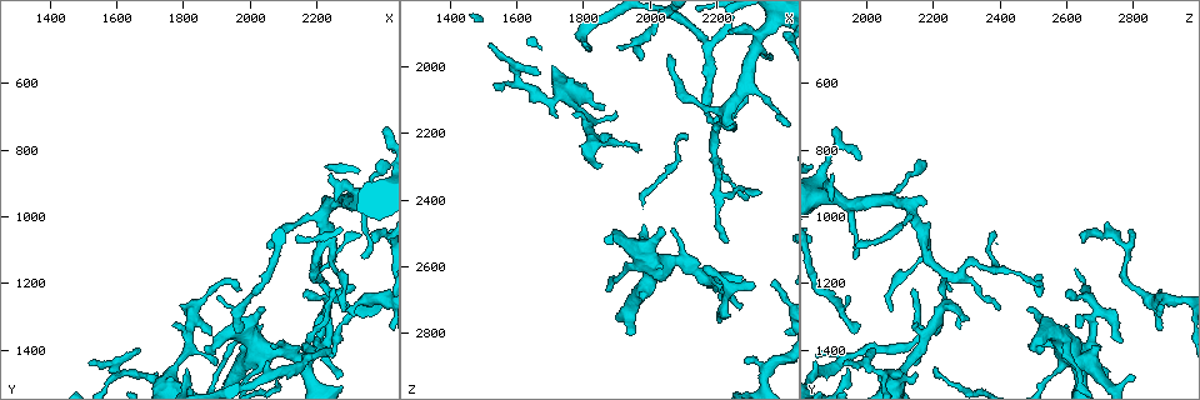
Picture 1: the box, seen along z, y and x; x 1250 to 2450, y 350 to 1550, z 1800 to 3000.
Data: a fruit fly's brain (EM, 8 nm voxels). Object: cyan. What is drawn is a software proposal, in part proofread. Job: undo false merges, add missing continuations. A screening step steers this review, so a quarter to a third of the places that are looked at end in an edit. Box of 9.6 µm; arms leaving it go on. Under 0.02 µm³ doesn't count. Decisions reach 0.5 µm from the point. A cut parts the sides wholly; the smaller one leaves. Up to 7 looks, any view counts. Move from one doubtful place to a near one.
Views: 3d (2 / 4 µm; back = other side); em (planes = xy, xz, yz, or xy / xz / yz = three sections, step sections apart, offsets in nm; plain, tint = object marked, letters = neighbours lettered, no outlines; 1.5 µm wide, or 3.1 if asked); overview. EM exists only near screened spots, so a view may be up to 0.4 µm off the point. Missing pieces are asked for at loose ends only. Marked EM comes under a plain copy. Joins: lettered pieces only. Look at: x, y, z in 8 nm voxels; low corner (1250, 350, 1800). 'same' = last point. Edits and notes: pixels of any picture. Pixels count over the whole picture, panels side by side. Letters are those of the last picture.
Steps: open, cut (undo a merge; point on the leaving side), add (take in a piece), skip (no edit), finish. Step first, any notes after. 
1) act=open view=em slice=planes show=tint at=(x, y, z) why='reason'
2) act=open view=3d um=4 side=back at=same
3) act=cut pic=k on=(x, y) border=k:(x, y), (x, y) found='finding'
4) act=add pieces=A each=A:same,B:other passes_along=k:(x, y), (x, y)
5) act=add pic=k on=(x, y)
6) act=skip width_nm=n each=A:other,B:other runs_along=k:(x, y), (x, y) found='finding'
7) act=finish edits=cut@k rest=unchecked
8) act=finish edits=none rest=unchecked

act=open view=em slice=planes show=letters at=(1770, 1330, 2150) why='an open end'

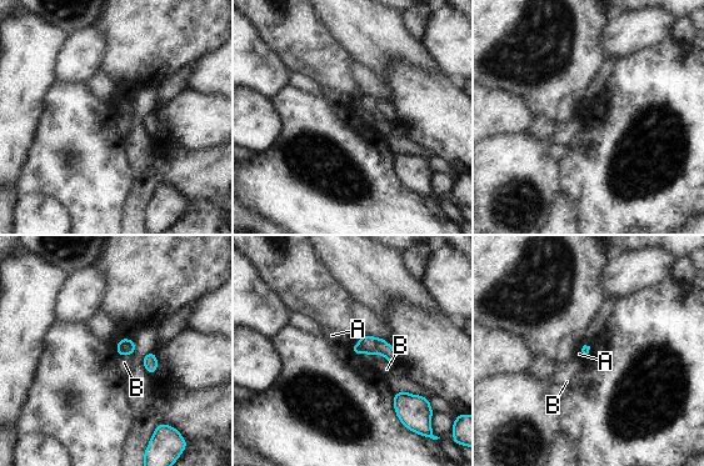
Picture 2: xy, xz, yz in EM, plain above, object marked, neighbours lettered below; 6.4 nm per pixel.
act=skip each=A:other,B:other found='none of them fits'

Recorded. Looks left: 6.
act=open view=em slice=planes show=letters at=(1810, 1460, 1950) why='free end'

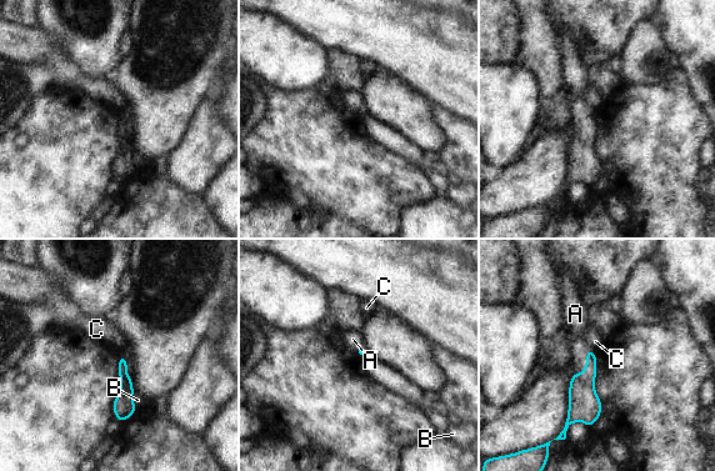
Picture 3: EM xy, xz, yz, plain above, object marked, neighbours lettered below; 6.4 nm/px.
act=add pieces=A each=A:same,B:other,C:other found='it goes on there'

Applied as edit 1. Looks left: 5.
act=open view=em slice=planes show=letters at=(1610, 1470, 2040) why='abrupt turn'

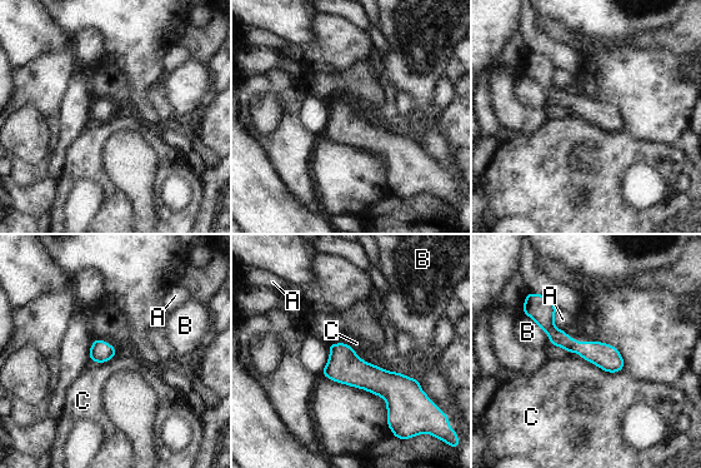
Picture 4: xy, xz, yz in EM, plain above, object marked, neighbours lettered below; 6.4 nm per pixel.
act=skip each=A:other,B:other,C:other border=4:(577, 354), (605, 371), (622, 369) found='continuous, no second neuron'

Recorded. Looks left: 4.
act=finish edits=add@3 rest=unchecked

